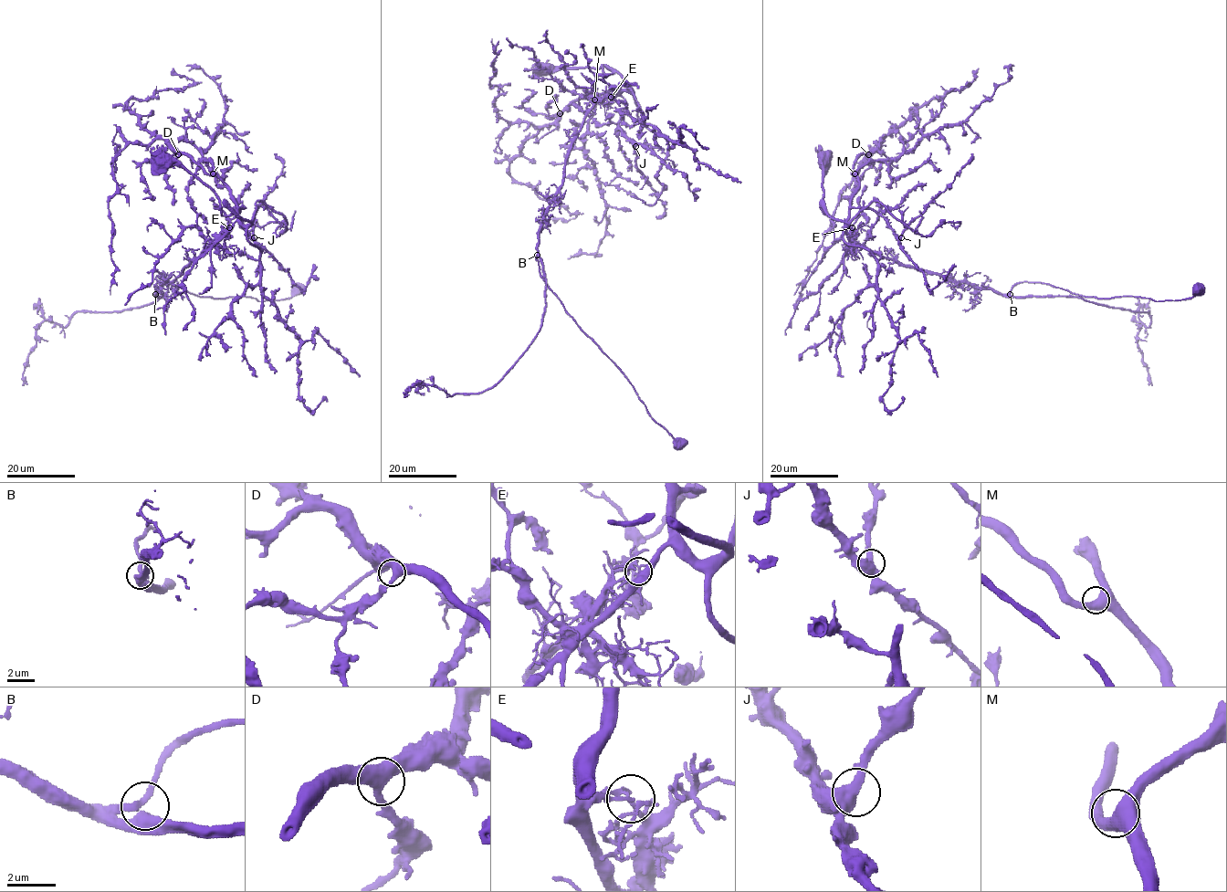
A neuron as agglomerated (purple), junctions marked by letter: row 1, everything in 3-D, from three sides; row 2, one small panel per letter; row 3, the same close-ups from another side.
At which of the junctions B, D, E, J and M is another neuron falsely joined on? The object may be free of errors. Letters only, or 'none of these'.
E

